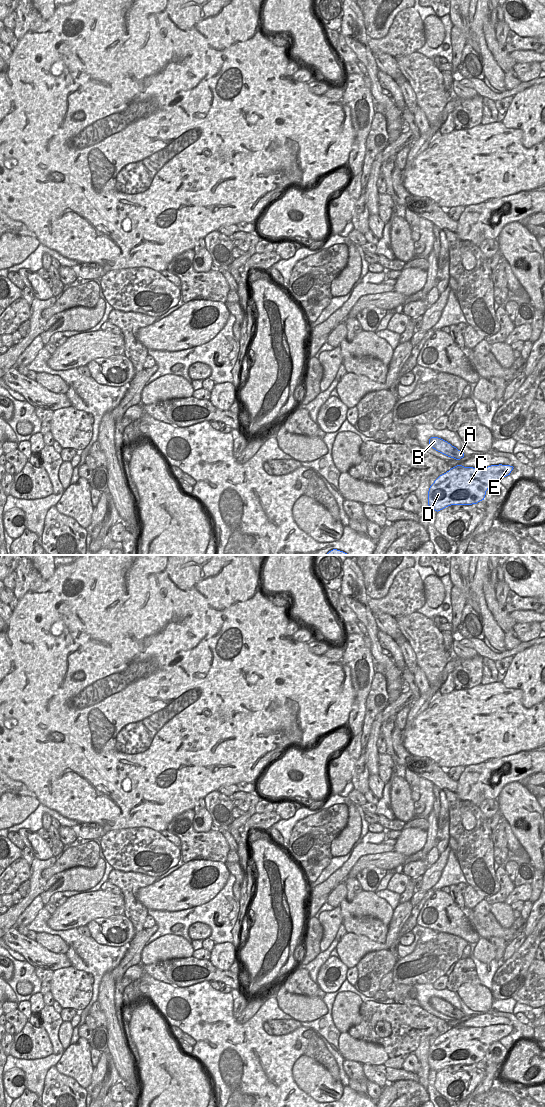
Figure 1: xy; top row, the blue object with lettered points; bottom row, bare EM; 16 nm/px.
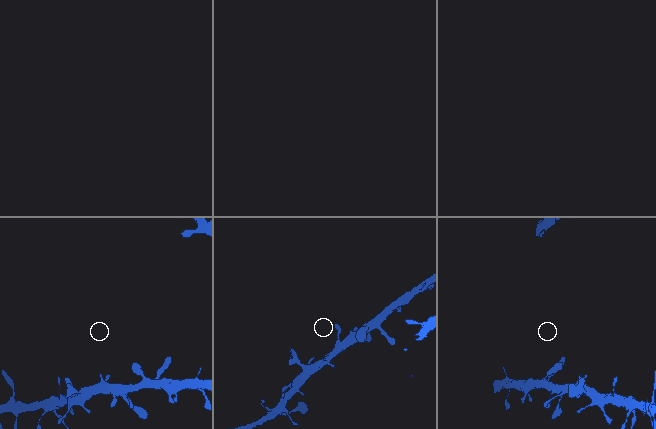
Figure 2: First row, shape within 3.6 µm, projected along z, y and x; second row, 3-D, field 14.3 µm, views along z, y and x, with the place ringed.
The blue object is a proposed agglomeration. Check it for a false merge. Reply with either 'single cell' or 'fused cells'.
single cell

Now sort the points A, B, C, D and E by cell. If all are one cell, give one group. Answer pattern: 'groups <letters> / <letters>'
groups A B C D E

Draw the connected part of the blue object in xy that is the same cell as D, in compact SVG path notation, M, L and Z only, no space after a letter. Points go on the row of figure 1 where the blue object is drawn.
M457 465L440 475L428 491L430 509L440 511L451 505L472 505L484 500L489 486L513 470L510 465L464 467Z

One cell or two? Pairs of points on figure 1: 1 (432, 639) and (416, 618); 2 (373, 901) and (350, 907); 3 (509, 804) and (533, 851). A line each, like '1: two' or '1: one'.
1: one
2: one
3: one

